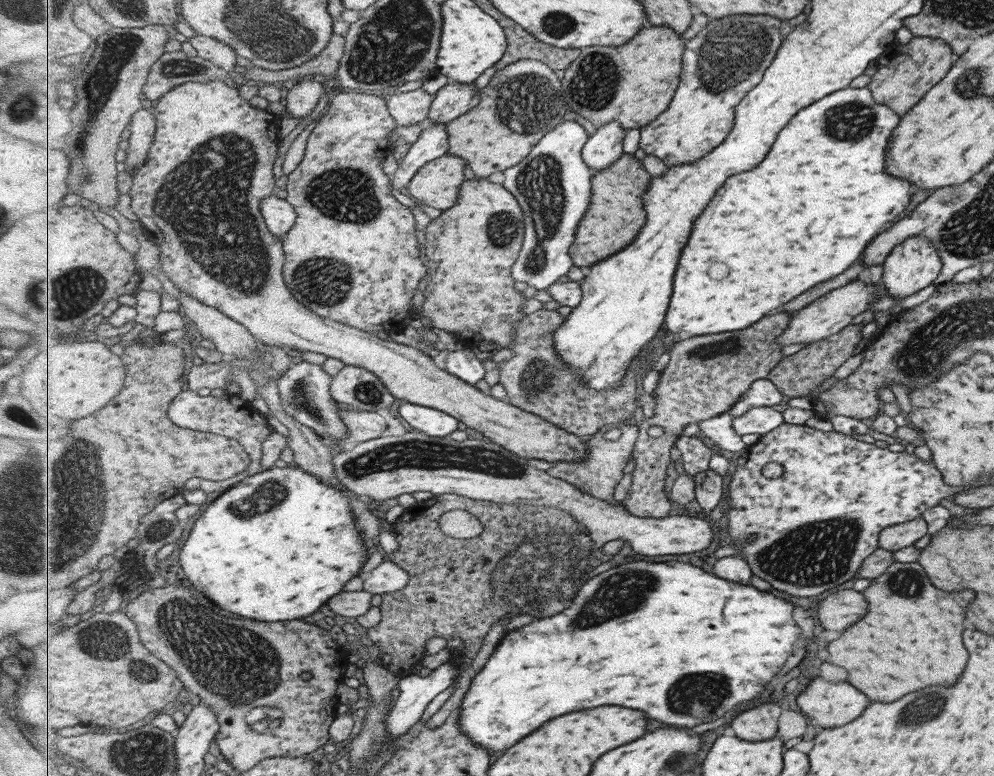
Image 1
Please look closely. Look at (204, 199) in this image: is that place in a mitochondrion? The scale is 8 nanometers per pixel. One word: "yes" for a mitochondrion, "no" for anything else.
yes

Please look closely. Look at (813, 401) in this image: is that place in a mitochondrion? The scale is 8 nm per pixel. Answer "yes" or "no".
no

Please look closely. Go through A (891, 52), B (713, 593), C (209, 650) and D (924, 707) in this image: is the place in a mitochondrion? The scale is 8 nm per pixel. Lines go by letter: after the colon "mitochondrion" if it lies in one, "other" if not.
A: other
B: other
C: mitochondrion
D: mitochondrion

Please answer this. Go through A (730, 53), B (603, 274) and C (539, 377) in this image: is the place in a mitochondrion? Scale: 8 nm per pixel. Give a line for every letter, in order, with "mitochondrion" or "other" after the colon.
A: mitochondrion
B: other
C: mitochondrion

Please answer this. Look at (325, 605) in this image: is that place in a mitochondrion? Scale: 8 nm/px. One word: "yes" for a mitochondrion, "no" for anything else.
no

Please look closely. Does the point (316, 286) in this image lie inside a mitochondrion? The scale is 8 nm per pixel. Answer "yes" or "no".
yes

